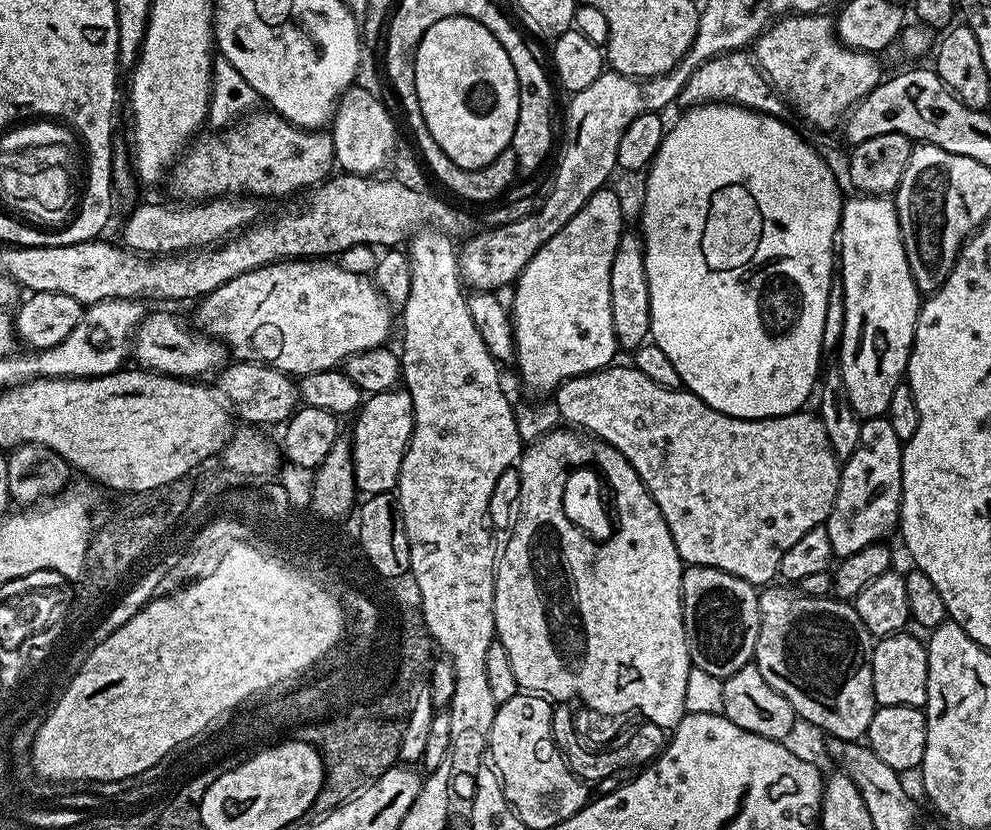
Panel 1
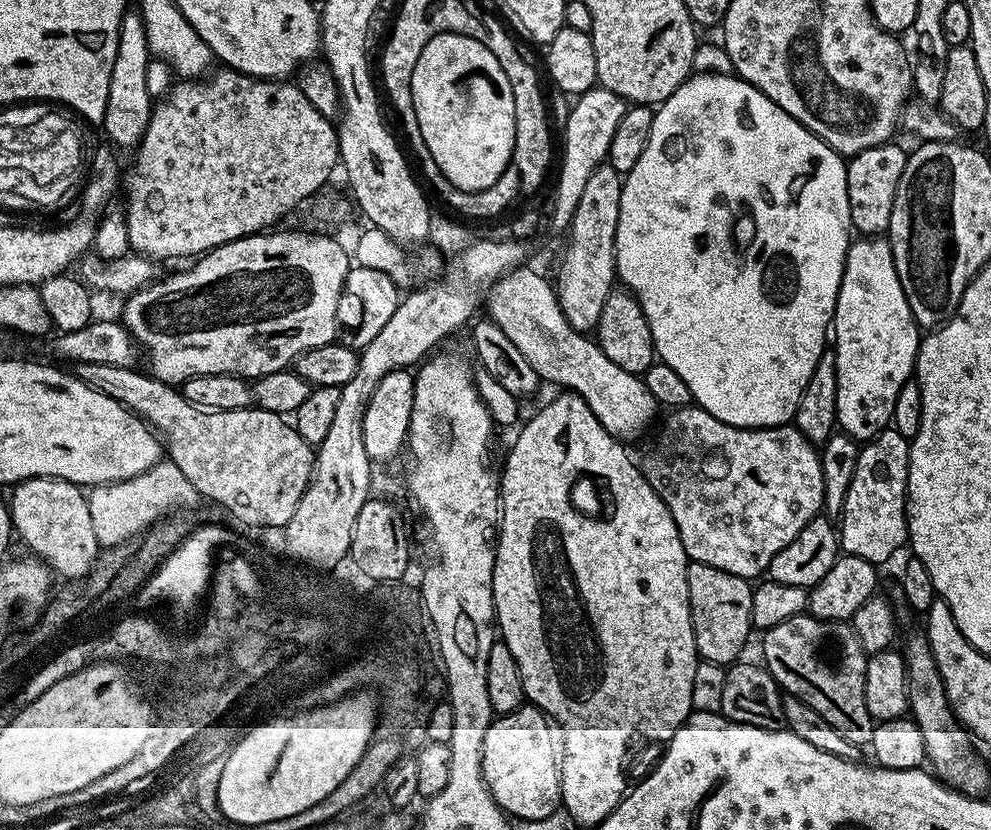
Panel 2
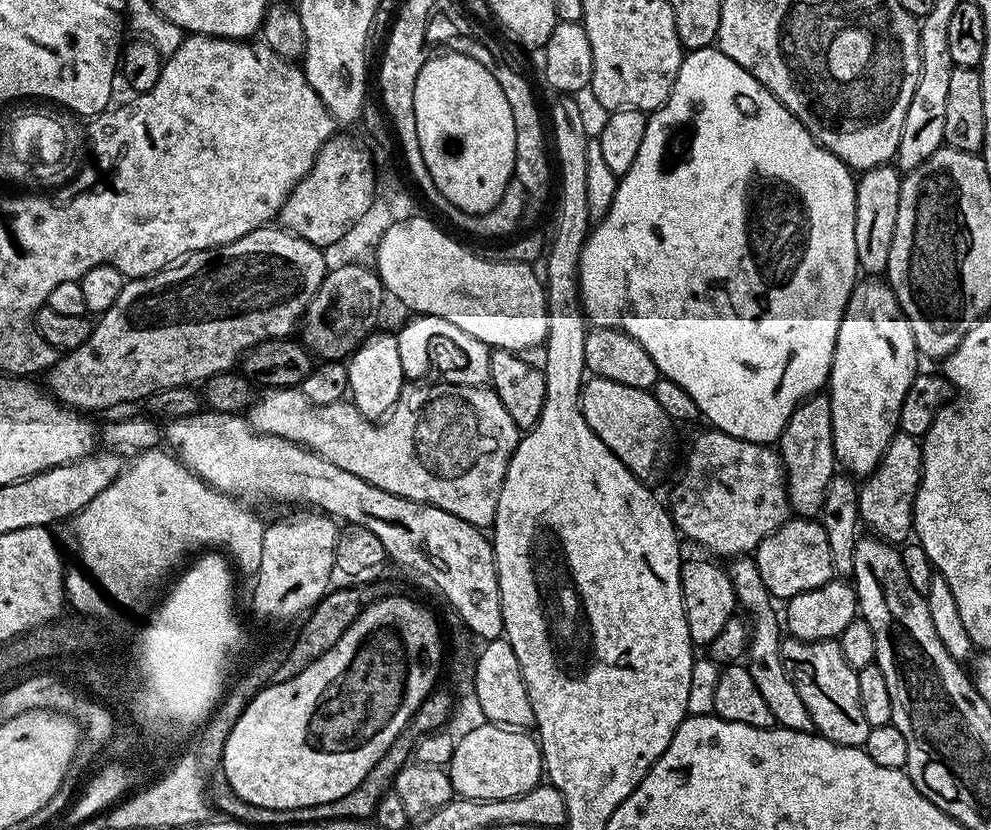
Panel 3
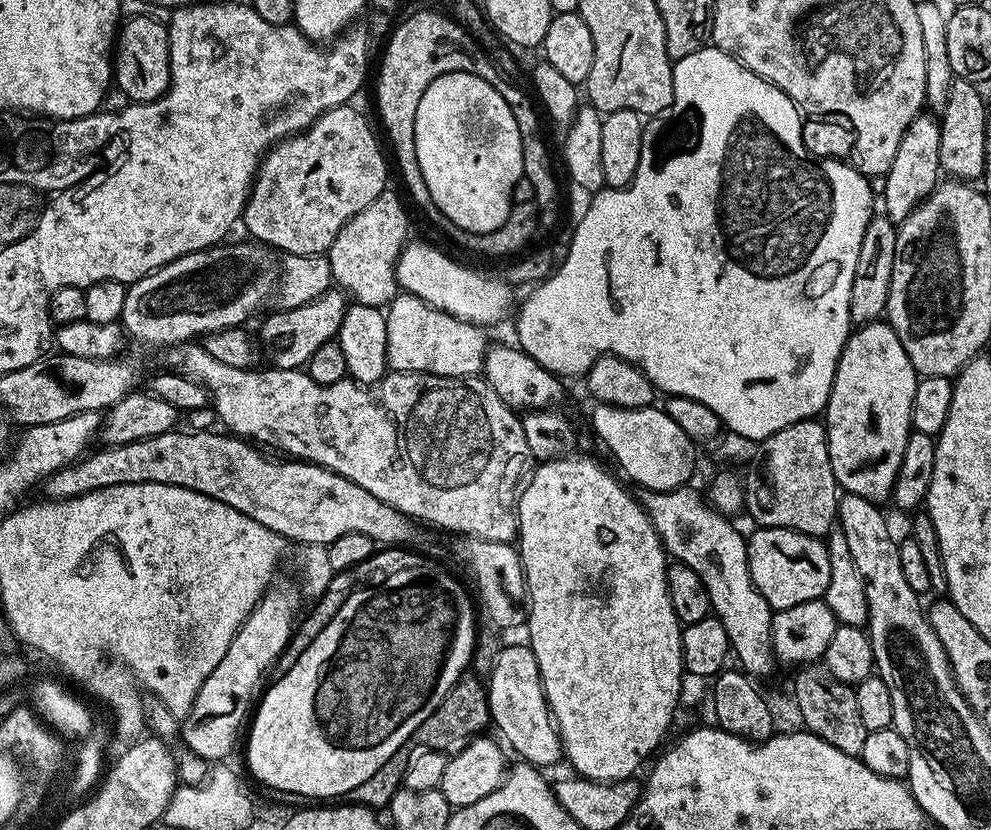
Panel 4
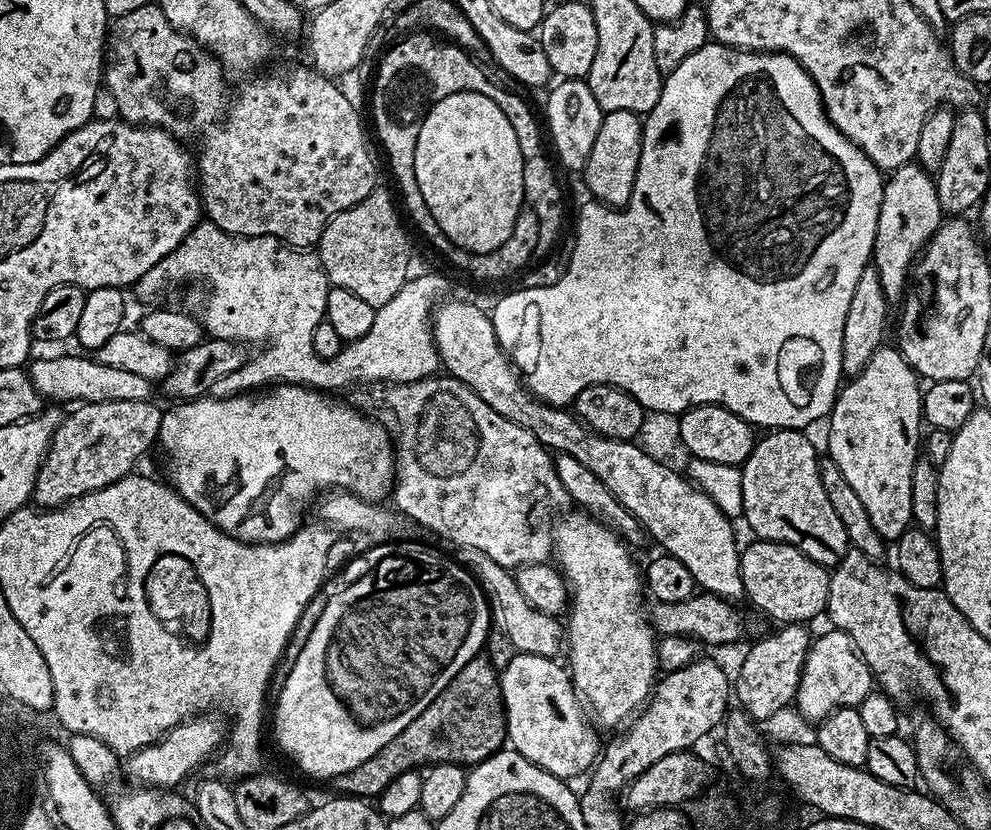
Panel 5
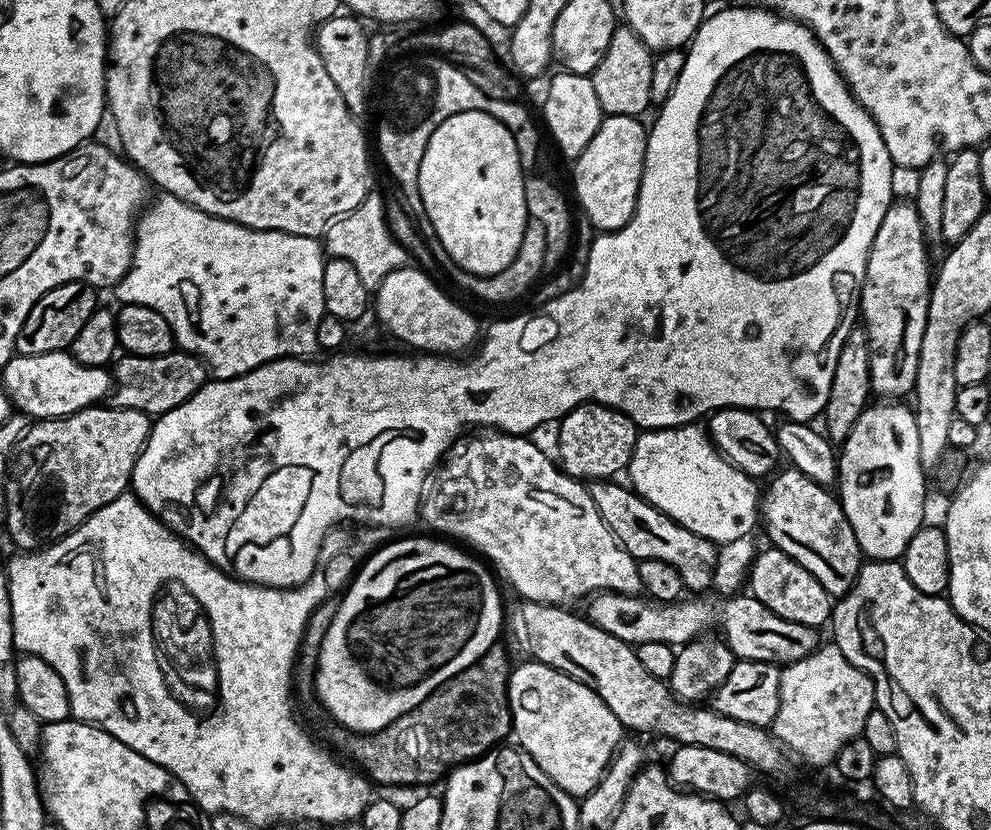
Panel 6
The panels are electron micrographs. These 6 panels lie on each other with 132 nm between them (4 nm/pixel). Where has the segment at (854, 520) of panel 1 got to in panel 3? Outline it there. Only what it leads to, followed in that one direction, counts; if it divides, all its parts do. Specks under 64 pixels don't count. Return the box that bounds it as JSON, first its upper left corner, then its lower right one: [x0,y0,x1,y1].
[857,430,924,546]

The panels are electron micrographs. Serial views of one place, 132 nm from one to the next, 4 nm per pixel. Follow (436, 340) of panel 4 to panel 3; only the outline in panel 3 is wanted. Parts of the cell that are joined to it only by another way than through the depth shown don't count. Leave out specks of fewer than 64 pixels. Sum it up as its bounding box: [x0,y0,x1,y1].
[396,315,491,387]

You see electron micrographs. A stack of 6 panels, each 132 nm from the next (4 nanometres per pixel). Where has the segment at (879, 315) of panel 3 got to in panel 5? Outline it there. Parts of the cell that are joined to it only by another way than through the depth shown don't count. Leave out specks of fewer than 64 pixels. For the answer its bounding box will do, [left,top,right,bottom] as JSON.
[827,346,922,542]

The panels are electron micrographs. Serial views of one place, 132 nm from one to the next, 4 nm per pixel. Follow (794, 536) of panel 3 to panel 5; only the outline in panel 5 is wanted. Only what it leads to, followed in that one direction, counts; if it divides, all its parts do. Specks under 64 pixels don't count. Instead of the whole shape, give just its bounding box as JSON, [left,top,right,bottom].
[740,538,829,625]

